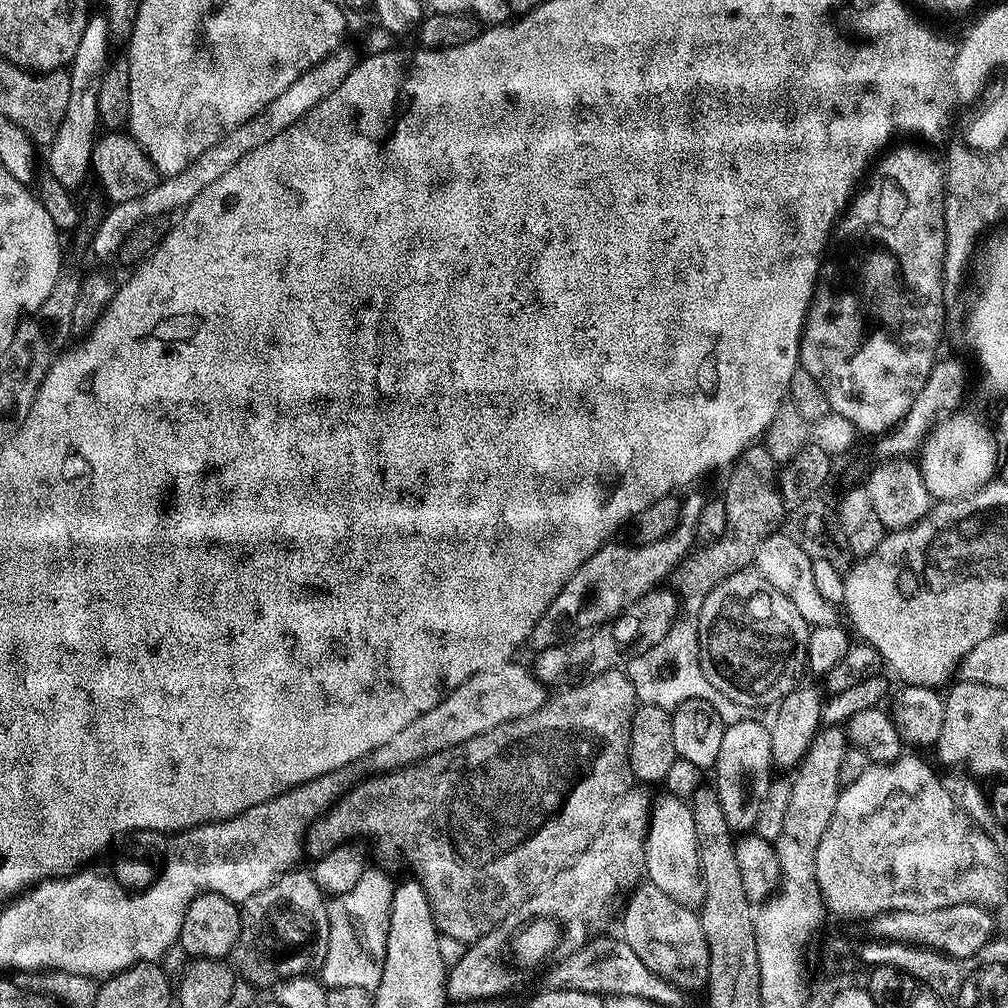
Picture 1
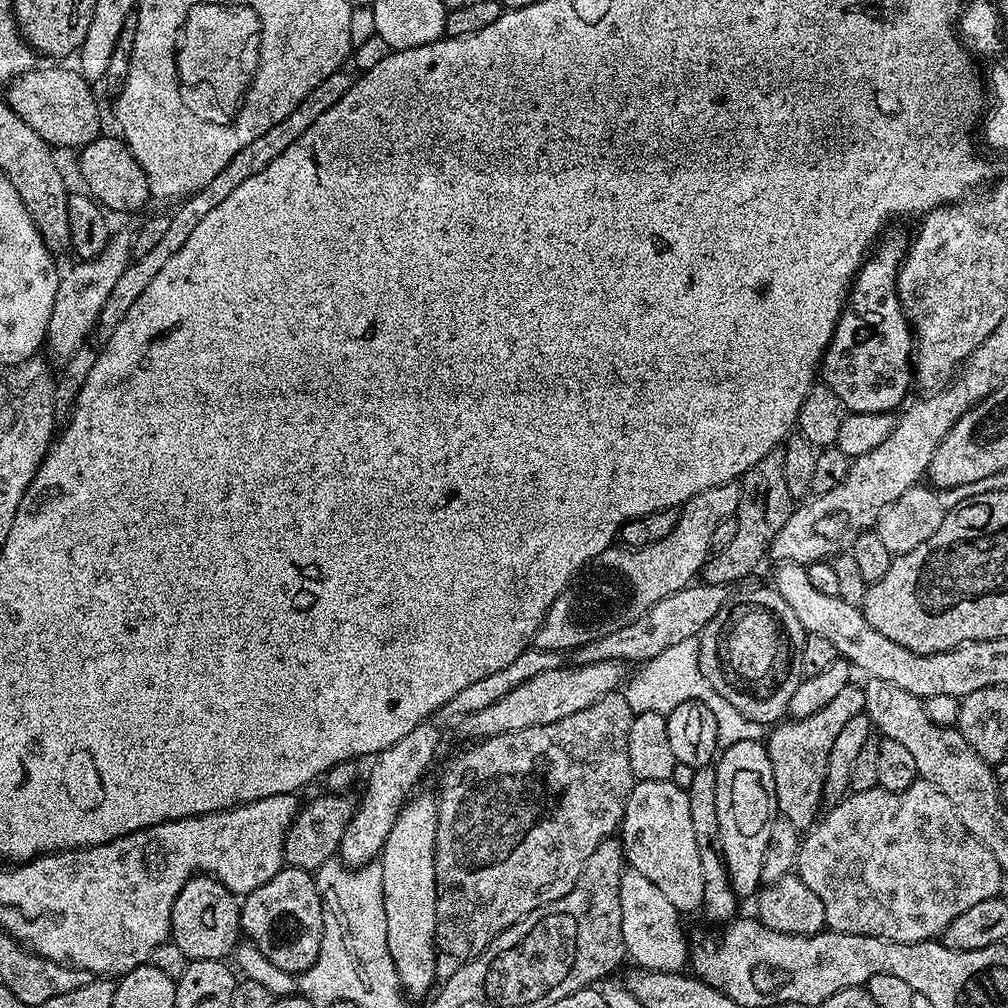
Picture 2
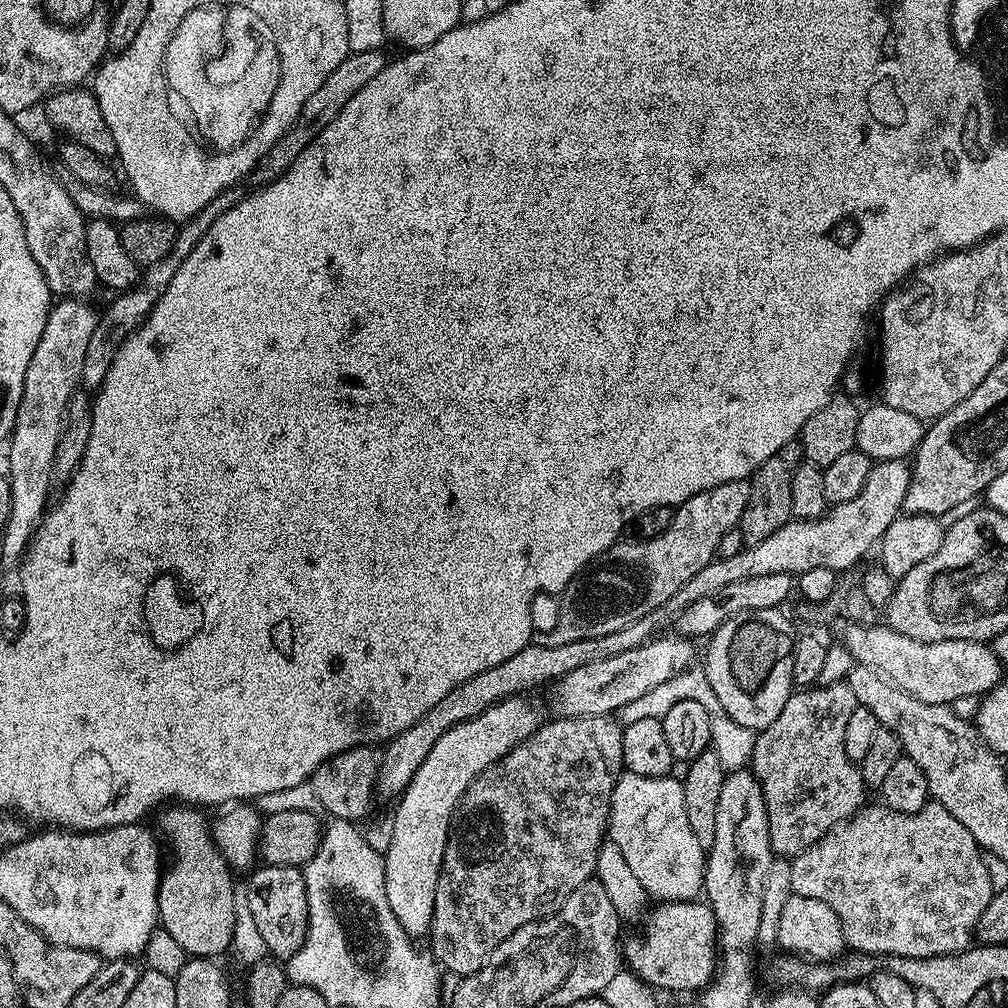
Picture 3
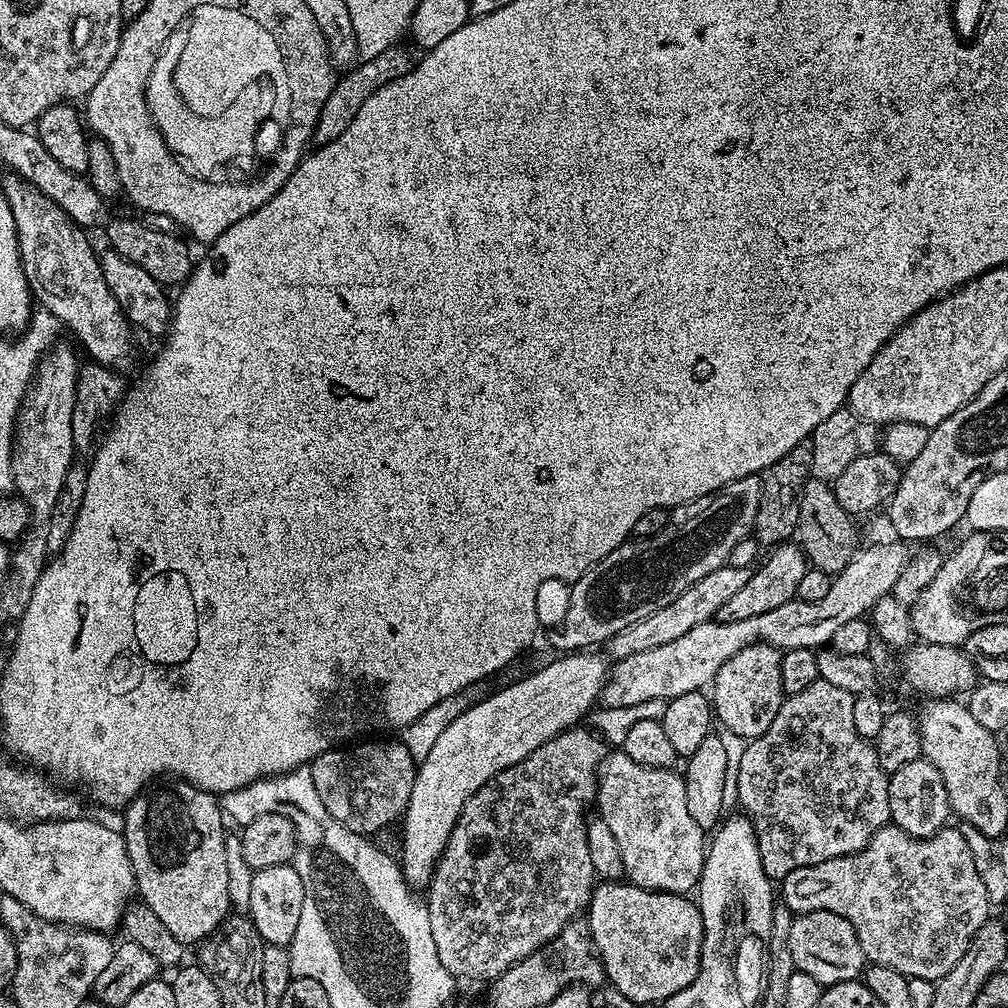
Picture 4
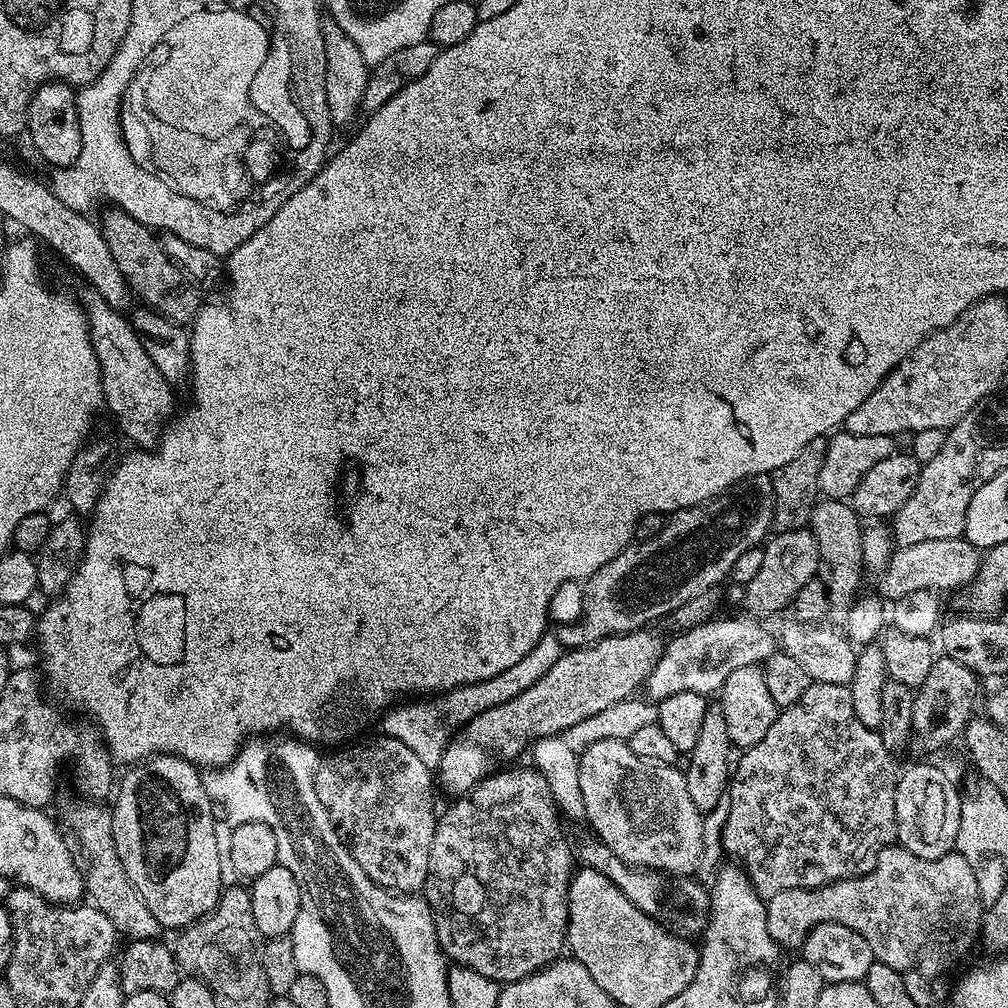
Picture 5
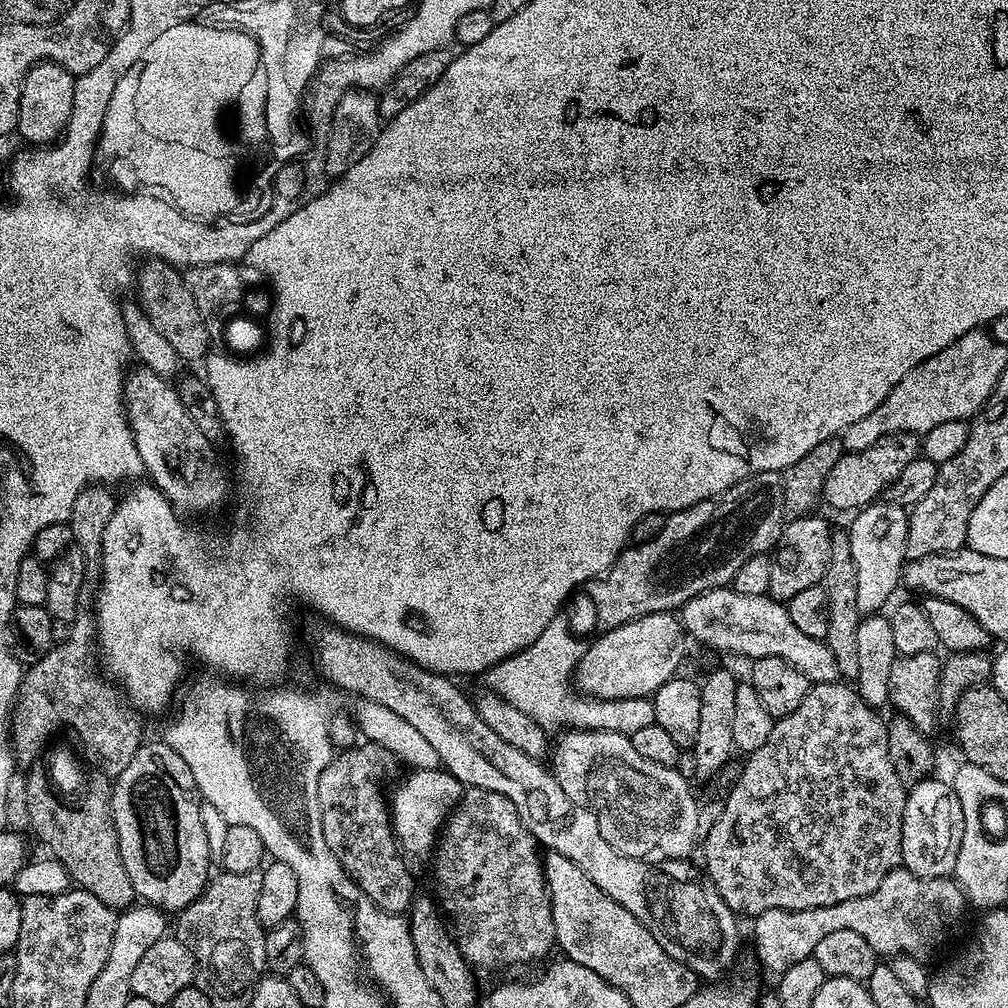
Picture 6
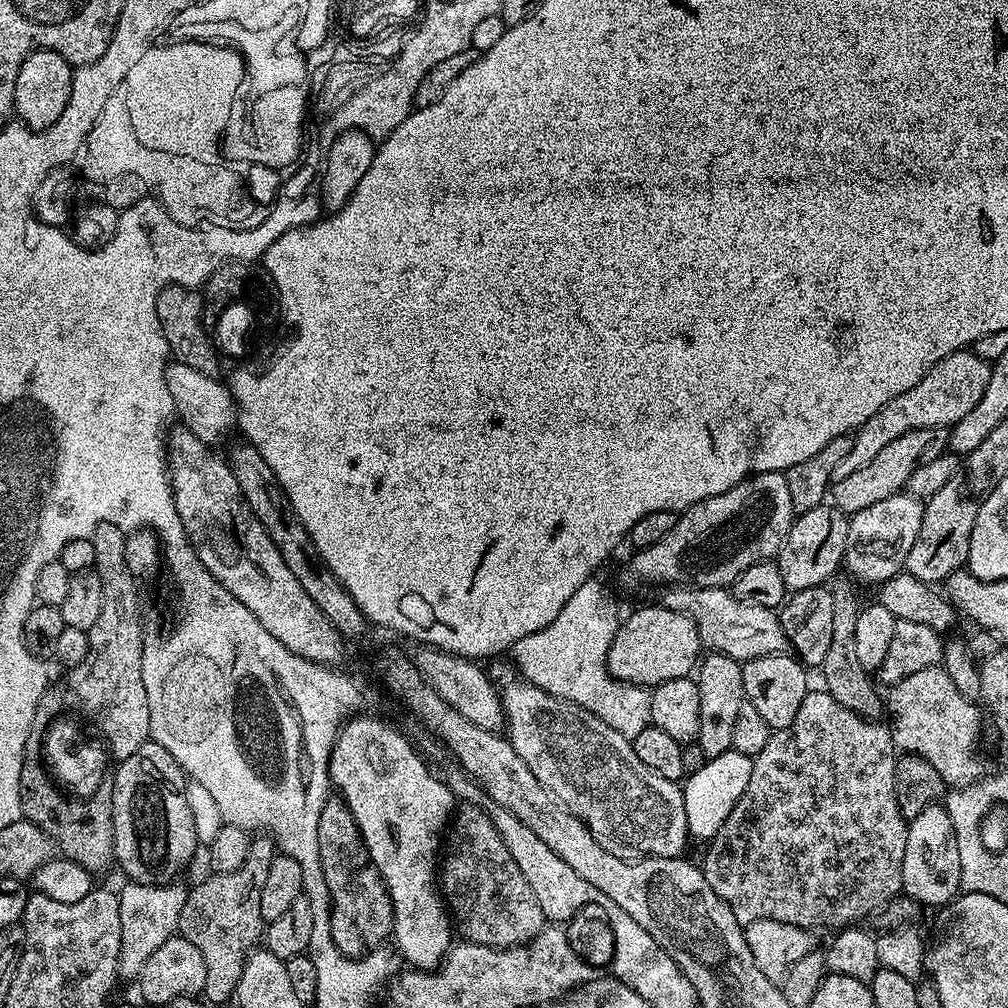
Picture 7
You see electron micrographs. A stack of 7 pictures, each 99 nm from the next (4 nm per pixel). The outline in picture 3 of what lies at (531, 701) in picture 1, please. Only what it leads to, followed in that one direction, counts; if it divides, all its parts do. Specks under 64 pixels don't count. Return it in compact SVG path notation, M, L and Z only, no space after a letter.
M673 636L666 640L663 638L649 640L647 644L638 646L634 650L626 650L626 654L614 654L614 658L590 662L590 666L570 670L570 674L566 674L558 682L557 688L560 689L556 692L556 704L560 707L559 715L564 718L611 716L619 713L622 706L634 702L634 698L642 698L646 690L654 690L654 686L662 686L662 682L685 671L693 663L693 641Z

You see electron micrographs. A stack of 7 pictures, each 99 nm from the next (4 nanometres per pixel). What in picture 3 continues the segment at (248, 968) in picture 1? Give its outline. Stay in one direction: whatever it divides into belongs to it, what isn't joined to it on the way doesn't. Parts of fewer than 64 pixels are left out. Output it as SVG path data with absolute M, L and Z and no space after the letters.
M269 864L257 867L252 874L252 885L247 885L246 891L250 914L254 914L254 926L258 926L262 933L262 942L266 942L269 953L277 961L287 962L298 954L308 933L308 902L303 871Z

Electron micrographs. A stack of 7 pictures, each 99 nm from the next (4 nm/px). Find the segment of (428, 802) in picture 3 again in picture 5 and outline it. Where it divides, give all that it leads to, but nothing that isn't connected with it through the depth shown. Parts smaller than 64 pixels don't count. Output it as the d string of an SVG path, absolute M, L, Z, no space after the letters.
M652 630L607 636L583 648L565 651L558 662L554 662L534 686L518 694L518 698L510 698L510 702L502 702L502 706L494 706L463 725L461 732L464 733L444 749L438 769L439 787L441 784L456 798L463 797L489 775L488 756L512 760L524 747L525 751L530 742L567 733L576 728L578 722L602 714L602 710L614 706L614 702L635 697L639 693L636 691L645 687L648 676L664 652L665 641L648 631Z

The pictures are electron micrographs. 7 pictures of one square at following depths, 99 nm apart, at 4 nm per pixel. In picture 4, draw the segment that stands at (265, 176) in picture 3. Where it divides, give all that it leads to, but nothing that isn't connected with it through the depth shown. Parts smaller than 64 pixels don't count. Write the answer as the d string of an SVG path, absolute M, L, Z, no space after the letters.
M401 42L382 50L382 54L377 54L374 58L360 60L351 70L345 71L335 81L333 92L322 106L316 128L312 131L311 143L316 146L327 146L337 140L338 134L344 133L346 126L354 122L354 116L358 114L358 110L362 110L362 104L376 90L382 90L382 86L394 82L394 78L402 78L402 74L410 74L410 70L418 66L421 55L420 48L408 42Z

